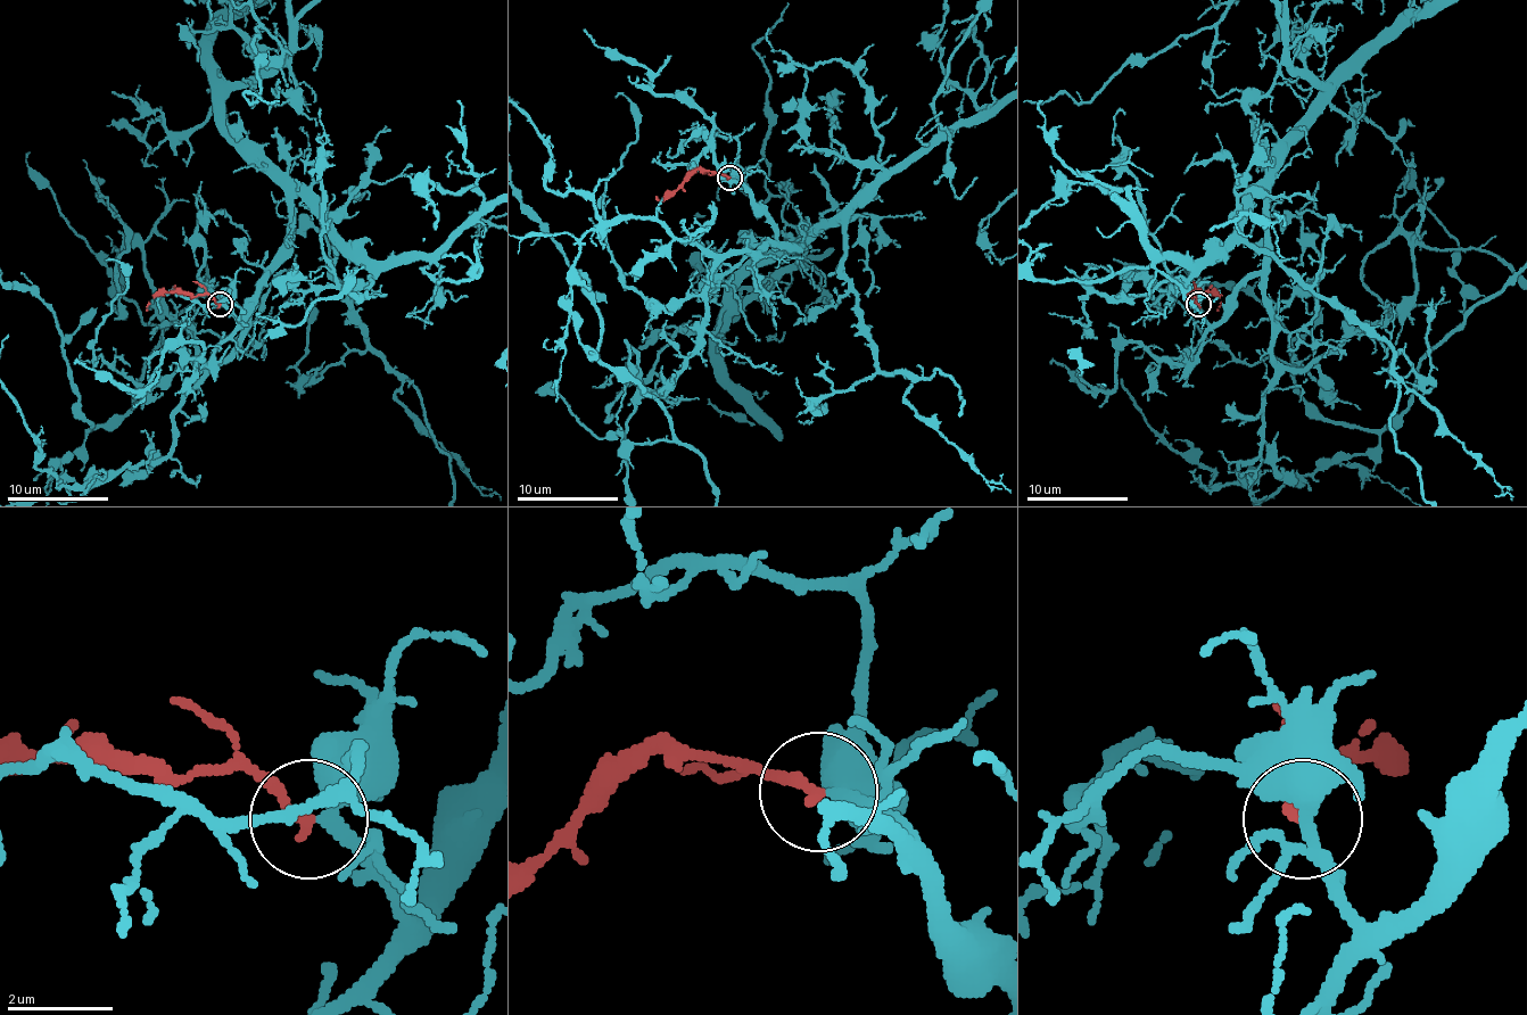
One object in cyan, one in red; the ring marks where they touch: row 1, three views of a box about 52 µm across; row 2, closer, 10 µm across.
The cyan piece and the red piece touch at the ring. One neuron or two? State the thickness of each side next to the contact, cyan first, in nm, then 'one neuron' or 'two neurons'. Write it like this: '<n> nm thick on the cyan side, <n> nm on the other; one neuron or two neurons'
360 nm thick on the cyan side, 220 nm on the other; one neuron

